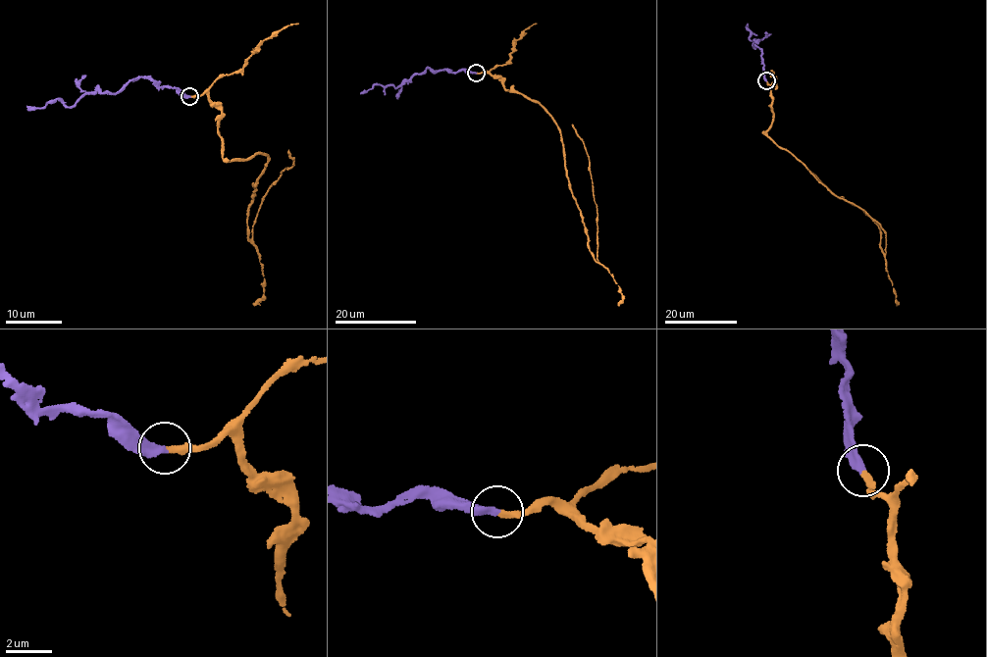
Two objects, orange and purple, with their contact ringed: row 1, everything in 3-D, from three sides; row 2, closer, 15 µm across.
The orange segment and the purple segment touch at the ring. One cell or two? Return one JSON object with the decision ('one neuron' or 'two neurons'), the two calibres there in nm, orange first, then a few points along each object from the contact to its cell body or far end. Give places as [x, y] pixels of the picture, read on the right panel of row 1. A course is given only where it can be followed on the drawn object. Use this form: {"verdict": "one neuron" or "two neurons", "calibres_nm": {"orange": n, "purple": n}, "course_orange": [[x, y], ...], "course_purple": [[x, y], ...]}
{"verdict": "one neuron", "calibres_nm": {"orange": 240, "purple": 340}, "course_orange": [[766, 80], [772, 119], [768, 136], [872, 219], [885, 253], [880, 224], [809, 170]], "course_purple": [[766, 80], [761, 50], [753, 44], [755, 39], [750, 39], [748, 24]]}

